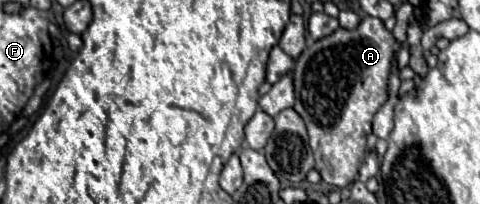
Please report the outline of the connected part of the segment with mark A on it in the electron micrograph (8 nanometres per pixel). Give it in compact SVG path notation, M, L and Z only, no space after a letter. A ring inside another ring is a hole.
M363 16L357 28L337 28L333 34L307 46L295 62L295 110L305 120L315 168L321 178L337 188L355 182L367 154L365 140L371 134L375 112L387 102L391 62L401 44L373 16Z

